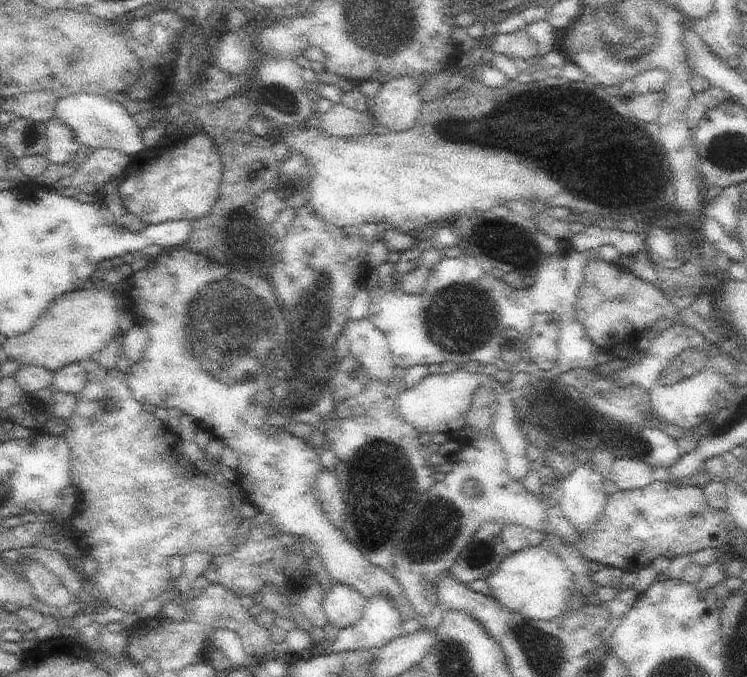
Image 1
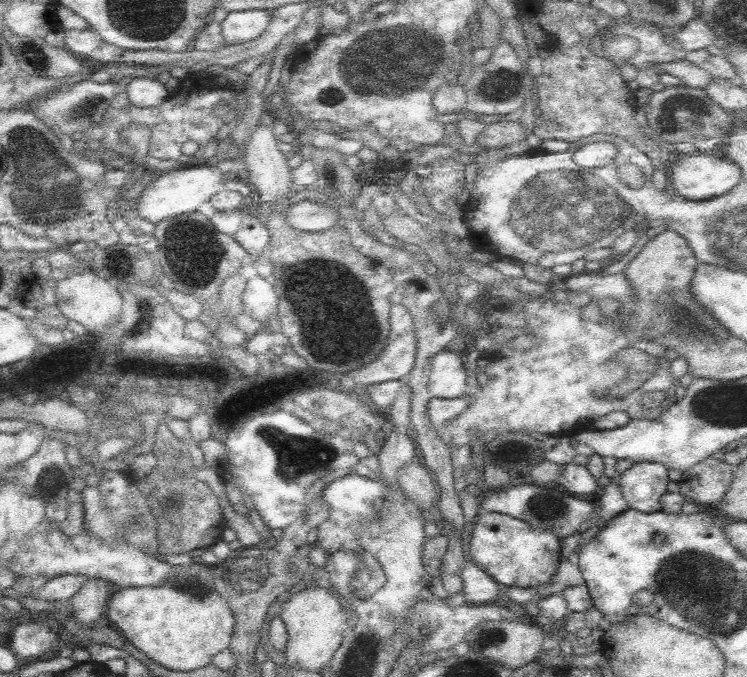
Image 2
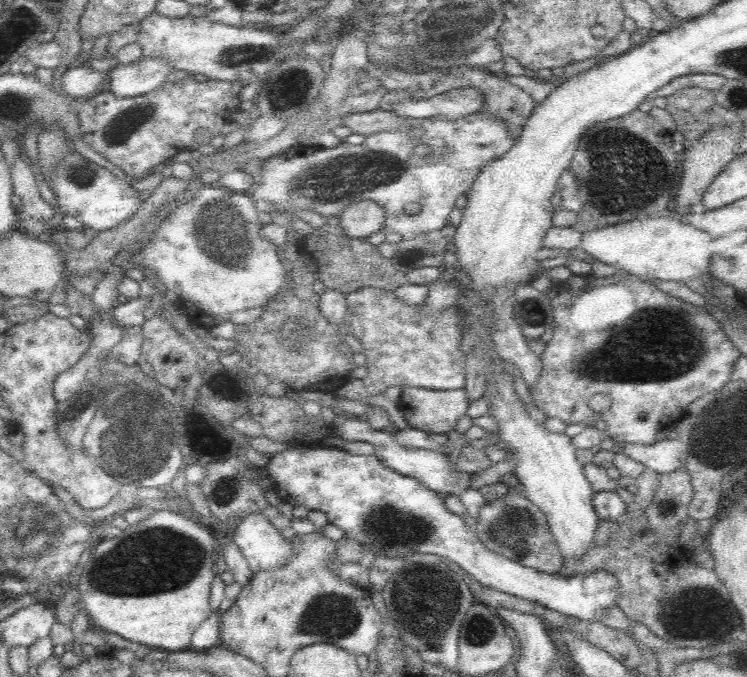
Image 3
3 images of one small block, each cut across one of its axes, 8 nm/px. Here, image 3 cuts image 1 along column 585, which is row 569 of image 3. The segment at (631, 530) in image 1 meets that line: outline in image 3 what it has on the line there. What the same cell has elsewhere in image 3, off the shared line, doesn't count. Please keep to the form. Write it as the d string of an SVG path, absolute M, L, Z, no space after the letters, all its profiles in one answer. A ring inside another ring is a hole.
M524 494L506 495L486 502L479 513L476 535L488 549L540 572L552 574L563 565L564 559L550 532L546 515Z

